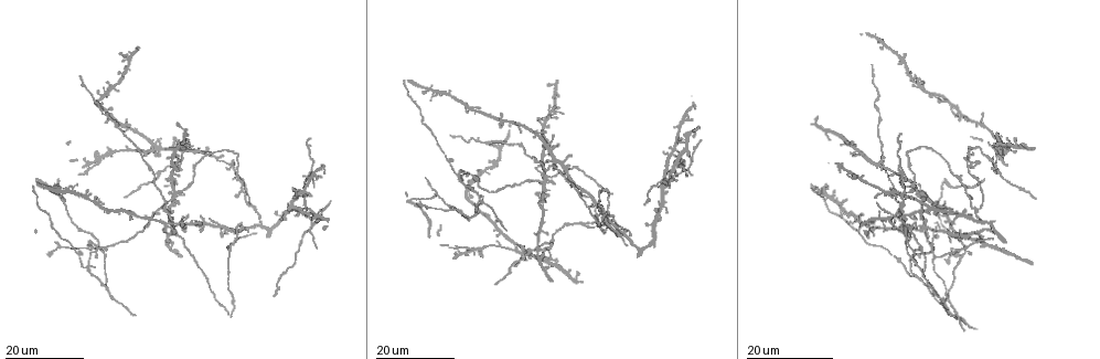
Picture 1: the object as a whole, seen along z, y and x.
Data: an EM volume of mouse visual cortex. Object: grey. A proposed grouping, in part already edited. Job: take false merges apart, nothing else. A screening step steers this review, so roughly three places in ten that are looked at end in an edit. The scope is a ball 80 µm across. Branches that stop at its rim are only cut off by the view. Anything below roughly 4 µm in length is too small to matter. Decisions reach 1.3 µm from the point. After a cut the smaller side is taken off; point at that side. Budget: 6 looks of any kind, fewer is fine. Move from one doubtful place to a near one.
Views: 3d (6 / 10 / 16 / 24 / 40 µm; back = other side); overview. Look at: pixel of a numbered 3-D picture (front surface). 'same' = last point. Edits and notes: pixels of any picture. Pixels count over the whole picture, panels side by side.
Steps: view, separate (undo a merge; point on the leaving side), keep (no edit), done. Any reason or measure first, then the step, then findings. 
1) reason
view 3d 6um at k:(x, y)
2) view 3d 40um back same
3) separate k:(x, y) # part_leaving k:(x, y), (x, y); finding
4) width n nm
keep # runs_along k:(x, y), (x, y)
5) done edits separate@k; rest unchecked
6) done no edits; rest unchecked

looks like a crossing
view 3d 16um at 1:(903, 216)

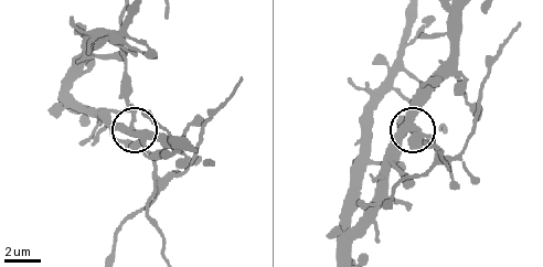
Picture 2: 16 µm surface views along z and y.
view 3d 6um at 2:(417, 125)

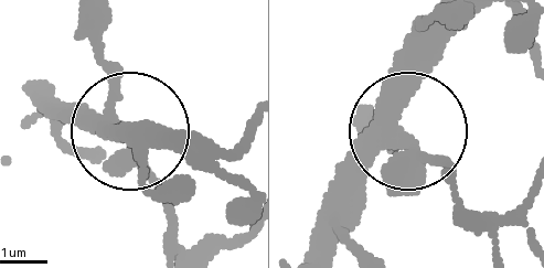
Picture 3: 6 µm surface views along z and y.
separate 3:(441, 159) # two cells meet here

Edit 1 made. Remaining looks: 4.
see it whole again
view overview

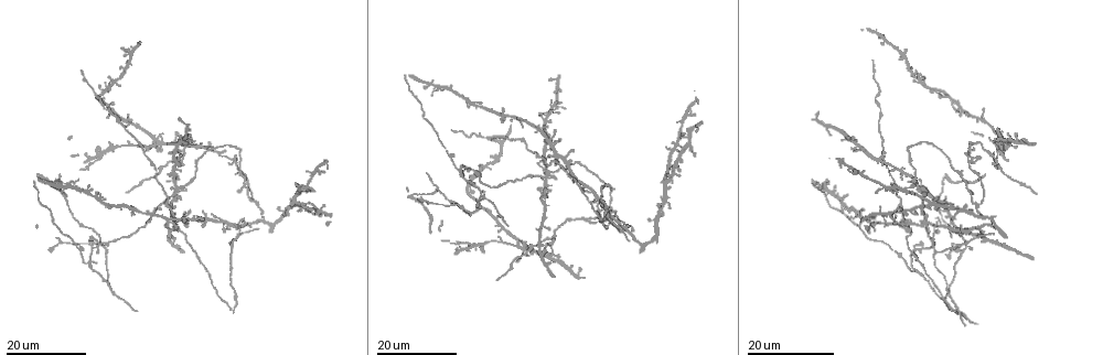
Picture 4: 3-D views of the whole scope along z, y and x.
three-way junction
view 3d 16um at 4:(986, 236)

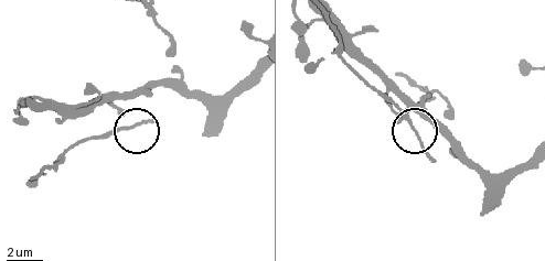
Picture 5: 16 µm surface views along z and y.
zoom in
view 3d 6um at 5:(132, 126)

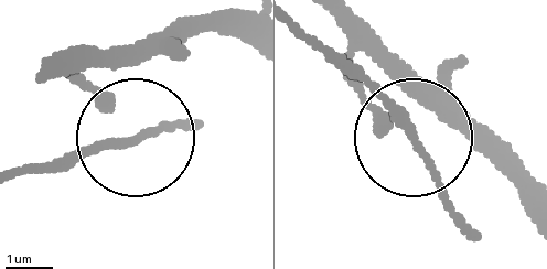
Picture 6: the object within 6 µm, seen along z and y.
other side
view 3d 6um back at 6:(133, 144)

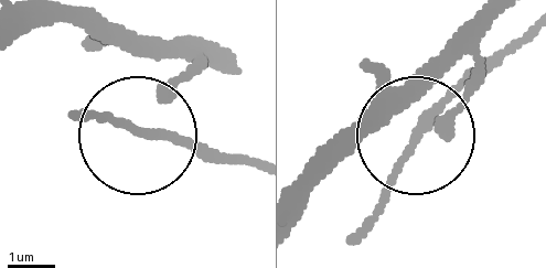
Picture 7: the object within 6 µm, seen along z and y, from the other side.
width 160 nm
keep # runs_along 7:(221, 67), (196, 64), (141, 131), (252, 159); all the same cell

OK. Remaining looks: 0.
done edits separate@3; rest unchecked

